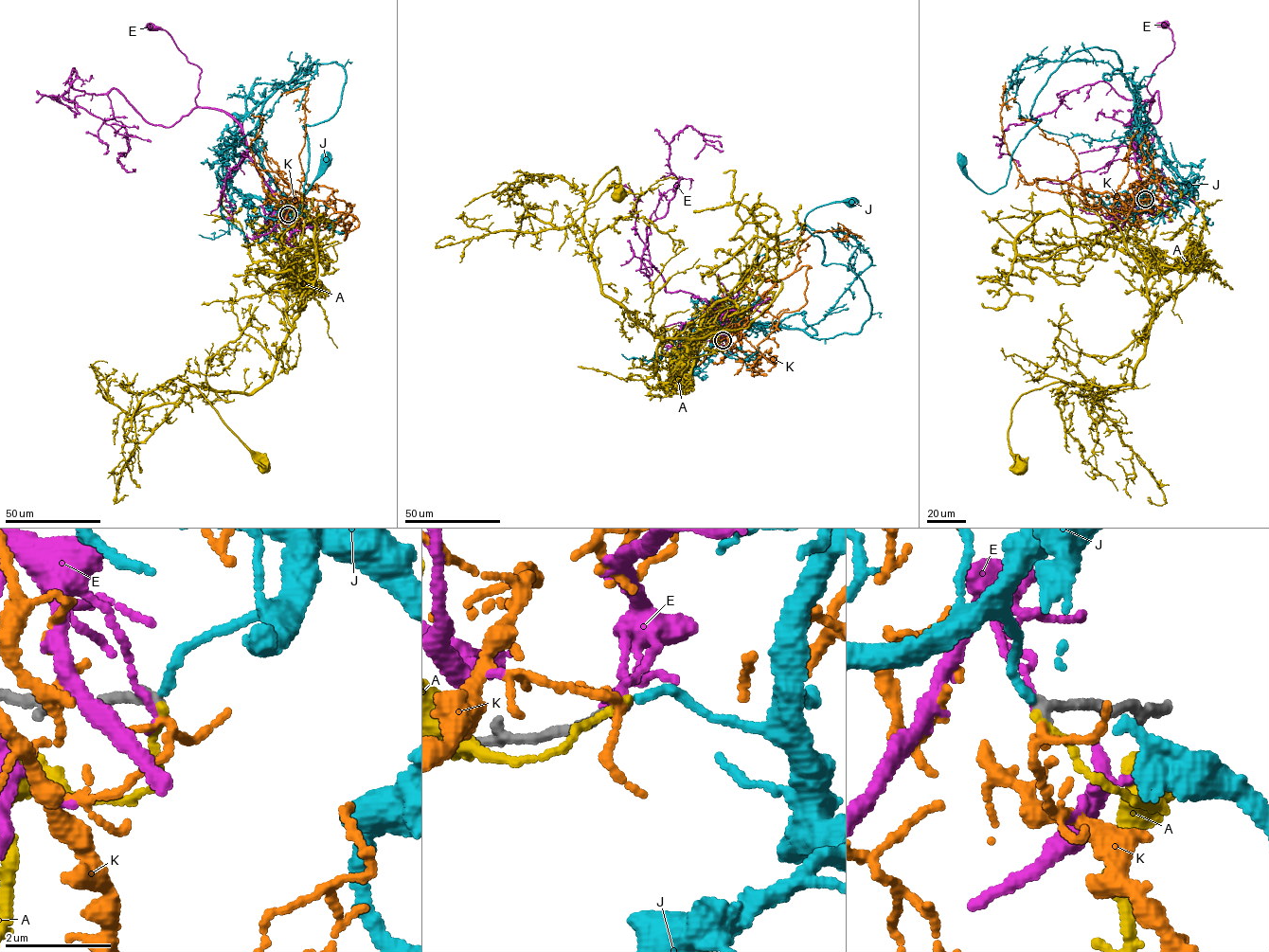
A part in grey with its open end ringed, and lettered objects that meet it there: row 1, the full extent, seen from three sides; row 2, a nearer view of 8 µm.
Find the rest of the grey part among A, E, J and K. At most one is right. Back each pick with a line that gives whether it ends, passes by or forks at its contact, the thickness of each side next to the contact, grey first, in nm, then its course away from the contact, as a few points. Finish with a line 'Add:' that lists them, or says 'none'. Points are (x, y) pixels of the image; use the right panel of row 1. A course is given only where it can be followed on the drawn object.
J: It ends there. Thickness 200 nm (grey) against 160 nm. Its course: (1145, 199), (1155, 174), (1113, 50), (1076, 52), (1050, 76), (1005, 185), (986, 193), (961, 163)
Add: J

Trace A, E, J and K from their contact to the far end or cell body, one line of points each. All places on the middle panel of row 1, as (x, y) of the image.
A: (723, 340), (703, 326), (690, 340), (662, 340), (602, 293), (582, 229), (584, 208), (616, 166), (618, 195)
E: (722, 340), (731, 315), (742, 314), (716, 316), (716, 310), (726, 310), (734, 322), (724, 330), (719, 307)
J: (723, 340), (739, 324), (859, 332), (862, 281), (824, 265), (804, 227), (849, 202)
K: (723, 340), (741, 313), (769, 296), (775, 330), (758, 349), (774, 364), (728, 346), (729, 322)

